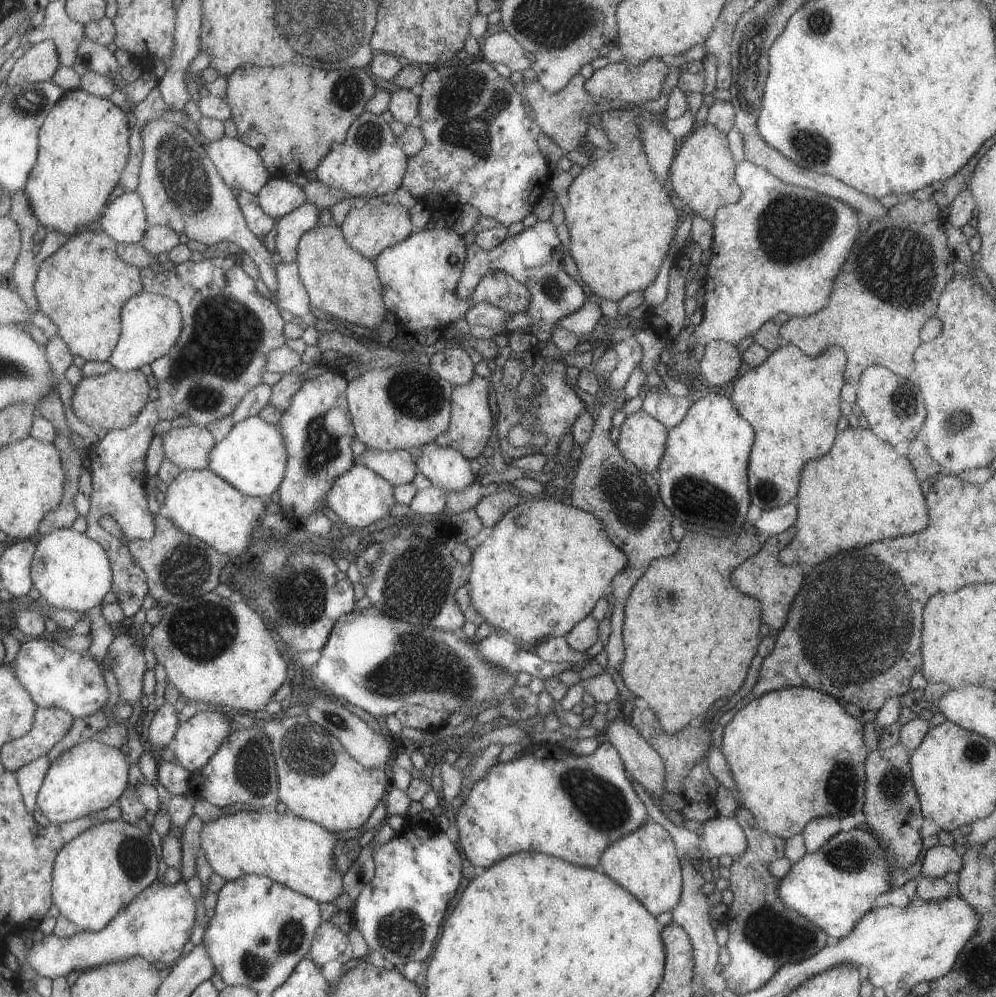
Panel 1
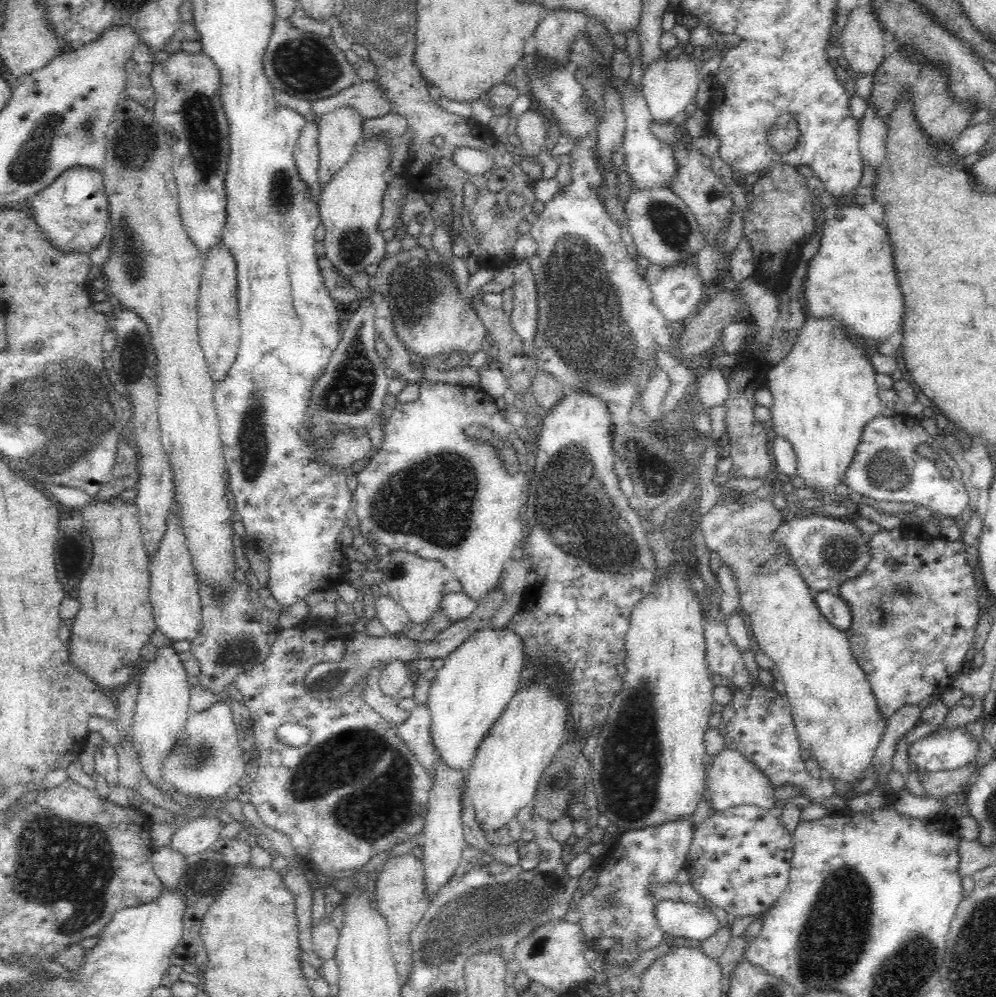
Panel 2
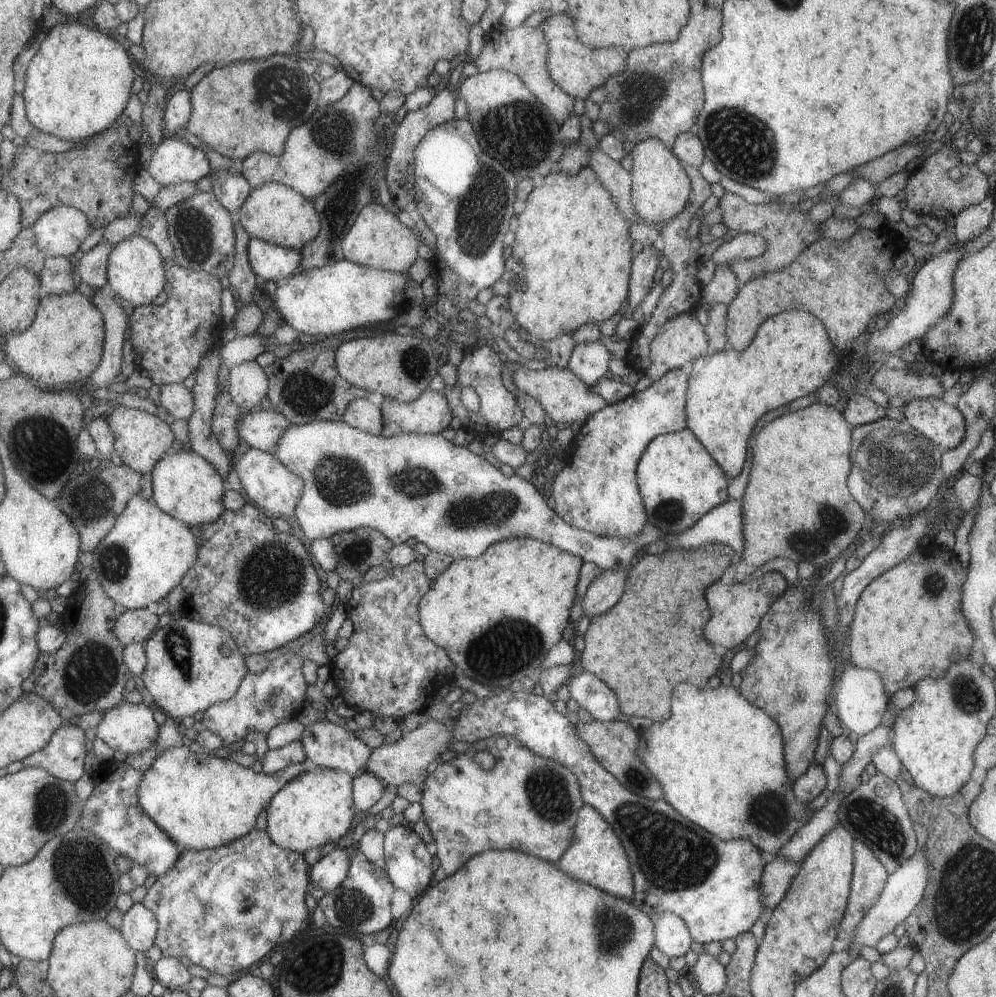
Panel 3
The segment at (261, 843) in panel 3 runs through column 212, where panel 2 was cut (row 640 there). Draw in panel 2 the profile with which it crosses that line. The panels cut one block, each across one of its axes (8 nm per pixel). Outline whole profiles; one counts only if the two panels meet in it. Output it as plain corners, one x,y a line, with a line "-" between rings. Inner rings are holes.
919,526
915,527
898,527
893,530
880,529
874,536
869,538
870,560
866,564
866,568
854,576
850,580
838,586
838,596
840,596
848,605
851,611
852,624
847,628
846,636
850,641
852,655
856,662
862,667
867,679
870,681
873,693
875,694
879,711
886,719
891,717
899,708
905,705
924,705
929,702
933,695
940,696
946,689
951,687
951,682
960,674
963,673
963,666
966,659
966,652
973,646
975,628
978,624
978,588
976,588
976,580
978,570
970,568
968,562
968,554
964,554
964,544
958,540
948,542
941,536
932,537
923,532

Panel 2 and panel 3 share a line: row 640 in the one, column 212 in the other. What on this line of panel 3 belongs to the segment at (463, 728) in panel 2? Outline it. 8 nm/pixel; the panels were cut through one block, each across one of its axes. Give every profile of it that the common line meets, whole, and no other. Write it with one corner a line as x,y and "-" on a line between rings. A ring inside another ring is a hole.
190,448
175,451
173,454
167,452
155,463
150,475
152,501
165,514
189,527
213,522
225,510
222,505
222,494
227,489
224,478
210,462

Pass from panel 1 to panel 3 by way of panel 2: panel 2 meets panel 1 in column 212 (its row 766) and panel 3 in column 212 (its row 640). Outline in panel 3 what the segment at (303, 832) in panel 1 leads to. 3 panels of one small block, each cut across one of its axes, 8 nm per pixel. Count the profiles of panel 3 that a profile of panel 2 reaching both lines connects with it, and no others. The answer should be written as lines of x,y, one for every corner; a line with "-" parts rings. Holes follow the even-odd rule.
181,745
153,759
139,781
137,798
143,812
180,850
214,849
245,836
254,828
255,818
267,808
273,794
289,779
313,767
303,761
274,773
255,773
251,767
215,758
207,751
191,753

